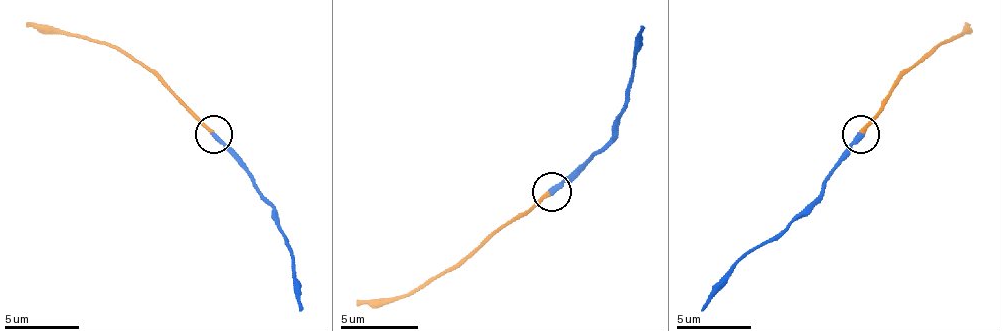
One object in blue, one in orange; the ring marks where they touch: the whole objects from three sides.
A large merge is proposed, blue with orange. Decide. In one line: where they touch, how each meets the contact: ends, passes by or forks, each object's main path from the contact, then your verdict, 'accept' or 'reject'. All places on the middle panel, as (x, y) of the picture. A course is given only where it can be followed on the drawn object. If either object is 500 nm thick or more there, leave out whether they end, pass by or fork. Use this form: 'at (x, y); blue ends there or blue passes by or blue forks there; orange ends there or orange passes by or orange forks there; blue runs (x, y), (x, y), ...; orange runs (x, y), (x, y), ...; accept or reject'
at (552, 192); blue ends there; orange ends there; blue runs (551, 191), (609, 140), (632, 75), (644, 24); orange runs (551, 191), (466, 256), (404, 295), (357, 303); accept

